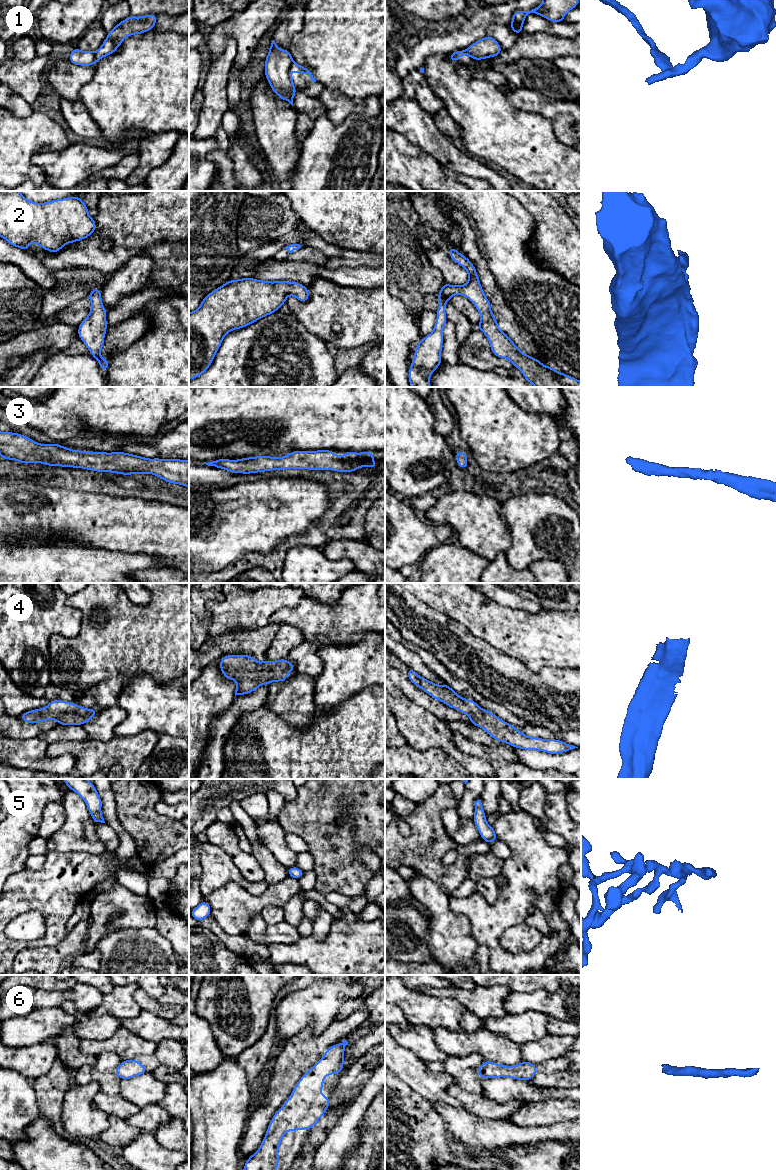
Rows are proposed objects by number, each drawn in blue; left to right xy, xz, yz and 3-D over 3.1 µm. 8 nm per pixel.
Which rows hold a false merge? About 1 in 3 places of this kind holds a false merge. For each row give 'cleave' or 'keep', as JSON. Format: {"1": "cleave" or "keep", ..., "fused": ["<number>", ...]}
{"1": "cleave", "2": "keep", "3": "keep", "4": "keep", "5": "keep", "6": "keep", "fused": ["1"]}

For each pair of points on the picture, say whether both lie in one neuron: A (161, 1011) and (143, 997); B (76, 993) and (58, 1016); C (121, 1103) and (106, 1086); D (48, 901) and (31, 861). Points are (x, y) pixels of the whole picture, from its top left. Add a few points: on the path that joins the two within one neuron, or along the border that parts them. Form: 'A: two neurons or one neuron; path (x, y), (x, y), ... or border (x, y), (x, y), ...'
A: one neuron; path (157, 1009), (147, 1001)
B: two neurons; border (60, 1006), (37, 1009)
C: two neurons; border (100, 1090), (108, 1094), (118, 1094)
D: two neurons; border (46, 855), (44, 863), (38, 869), (24, 868)

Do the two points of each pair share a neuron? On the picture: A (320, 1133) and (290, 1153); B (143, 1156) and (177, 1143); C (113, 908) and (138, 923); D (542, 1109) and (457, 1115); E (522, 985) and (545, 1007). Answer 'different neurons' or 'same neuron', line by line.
A: same neuron
B: different neurons
C: same neuron
D: different neurons
E: different neurons

